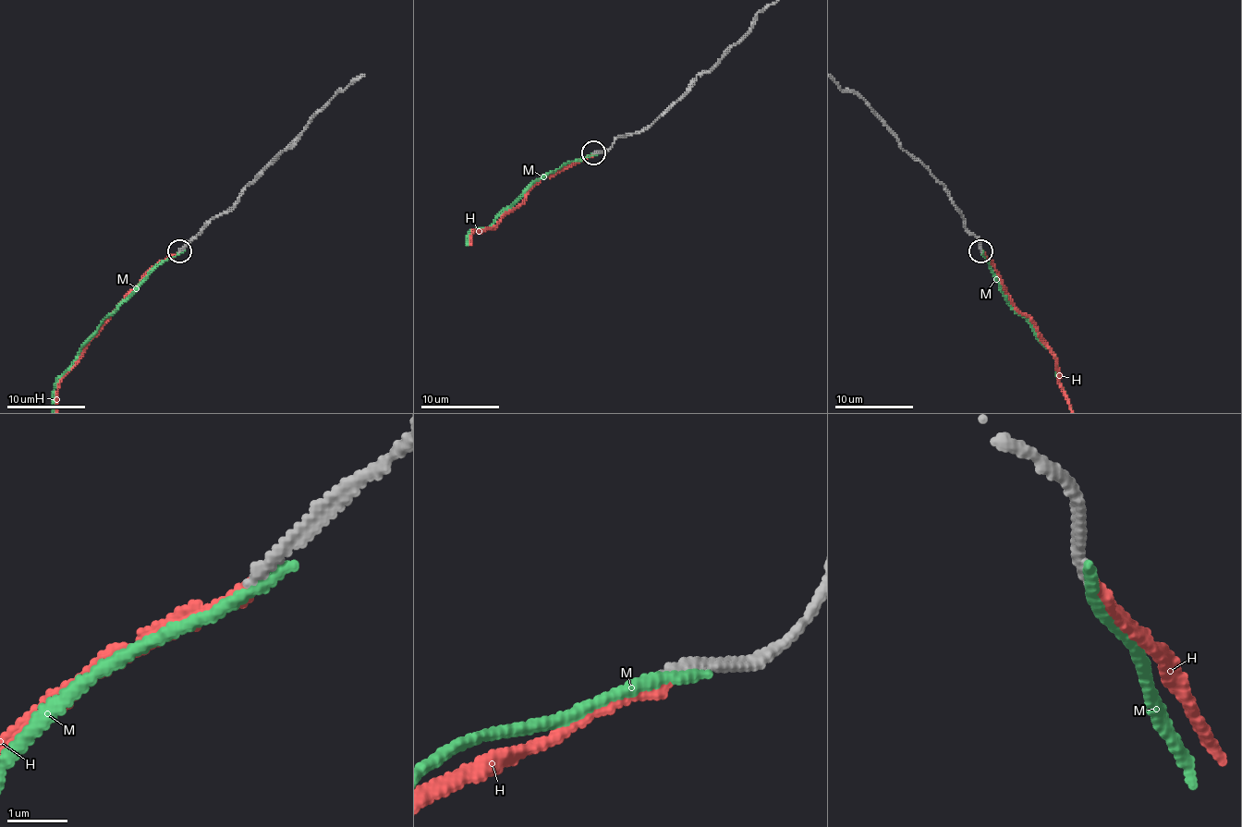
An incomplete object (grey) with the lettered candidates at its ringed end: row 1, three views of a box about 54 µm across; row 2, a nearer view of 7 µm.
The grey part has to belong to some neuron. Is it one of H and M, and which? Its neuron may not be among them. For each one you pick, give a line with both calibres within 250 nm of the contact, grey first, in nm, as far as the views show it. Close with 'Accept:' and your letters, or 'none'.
Accept: none

